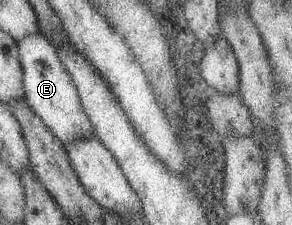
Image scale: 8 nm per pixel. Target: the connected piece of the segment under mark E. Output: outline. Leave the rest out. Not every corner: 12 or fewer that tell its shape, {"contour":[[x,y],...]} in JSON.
{"contour":[[19,40],[23,99],[63,145],[93,134],[50,41]]}

